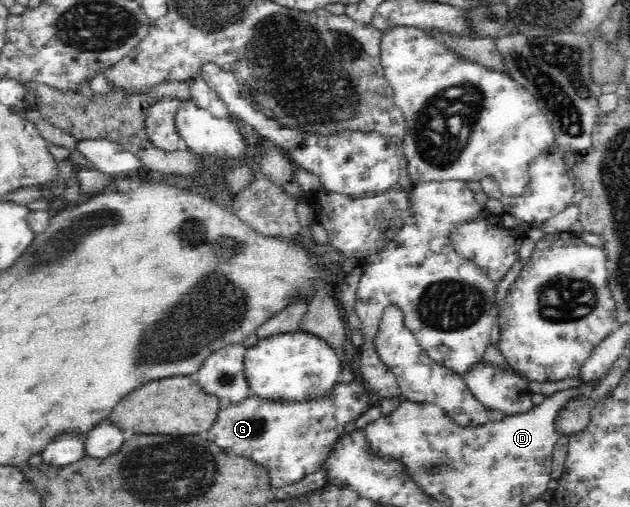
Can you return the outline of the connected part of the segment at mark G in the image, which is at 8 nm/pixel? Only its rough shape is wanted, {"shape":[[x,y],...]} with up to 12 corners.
{"shape":[[364,382],[222,405],[208,438],[279,489],[322,470],[371,407]]}

